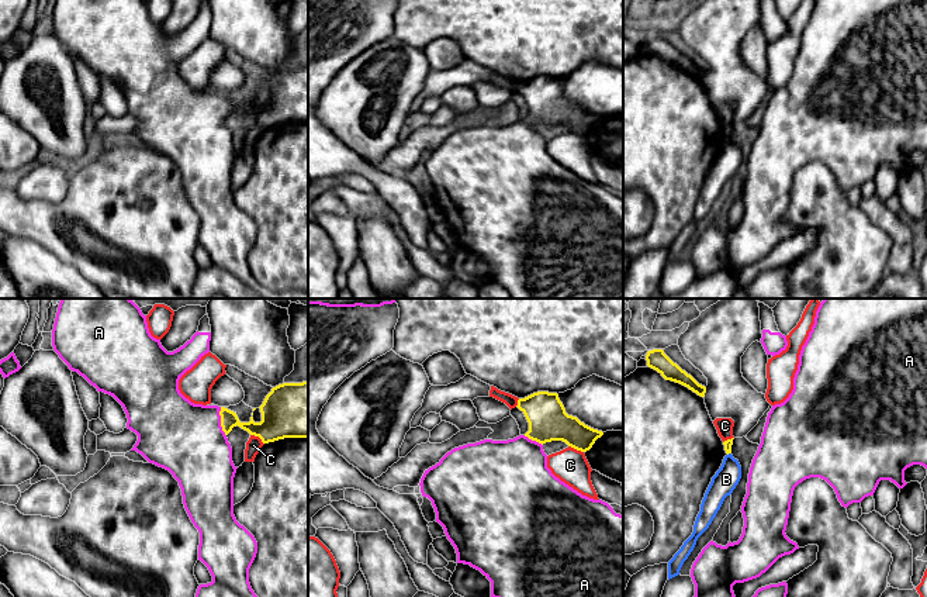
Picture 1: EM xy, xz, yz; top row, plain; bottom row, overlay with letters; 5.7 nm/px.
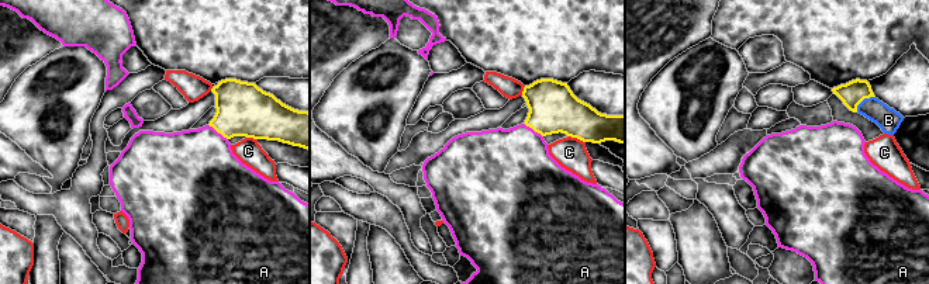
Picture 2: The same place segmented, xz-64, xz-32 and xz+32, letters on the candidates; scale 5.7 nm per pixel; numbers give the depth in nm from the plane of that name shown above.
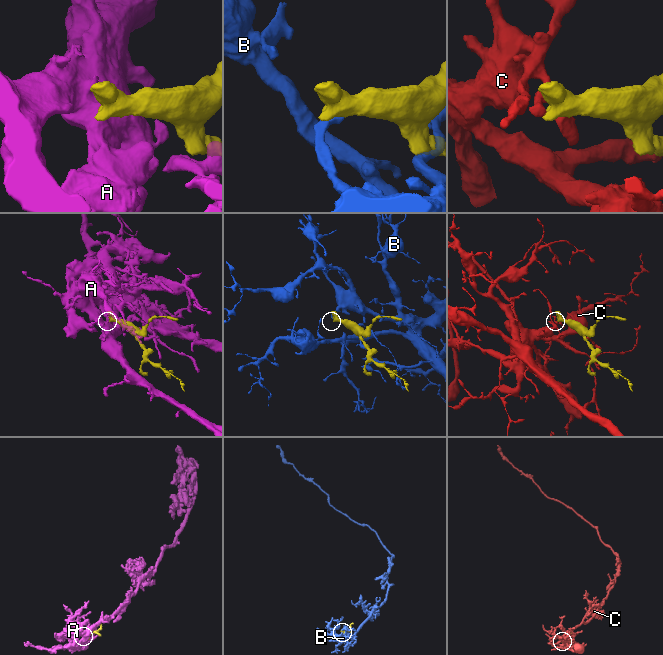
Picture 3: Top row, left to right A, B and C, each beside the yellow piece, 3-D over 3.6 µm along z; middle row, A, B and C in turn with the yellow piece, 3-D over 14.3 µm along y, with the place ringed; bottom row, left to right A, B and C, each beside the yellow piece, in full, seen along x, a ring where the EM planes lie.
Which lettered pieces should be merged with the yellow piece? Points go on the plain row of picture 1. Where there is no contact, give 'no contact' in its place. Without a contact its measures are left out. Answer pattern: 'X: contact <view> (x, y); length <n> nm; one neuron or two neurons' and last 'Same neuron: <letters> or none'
A: contact xy (221, 106); length 170 nm; one neuron
B: contact yz (729, 137); length 30 nm; two neurons
C: contact xy (258, 120); length 100 nm; two neurons
Same neuron: A

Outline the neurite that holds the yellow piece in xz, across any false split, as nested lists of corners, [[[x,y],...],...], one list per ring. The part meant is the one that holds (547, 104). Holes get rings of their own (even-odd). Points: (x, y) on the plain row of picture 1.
[[[533,77],[519,83],[516,92],[529,107],[529,115],[525,120],[508,125],[484,124],[452,134],[439,148],[425,155],[419,168],[422,180],[432,186],[436,207],[443,211],[447,224],[454,231],[457,248],[480,255],[491,266],[491,282],[502,284],[512,298],[623,298],[623,200],[616,199],[608,187],[582,180],[556,162],[547,152],[547,139],[543,135],[546,127],[563,125],[577,135],[587,137],[603,117],[568,100],[557,77]]]

